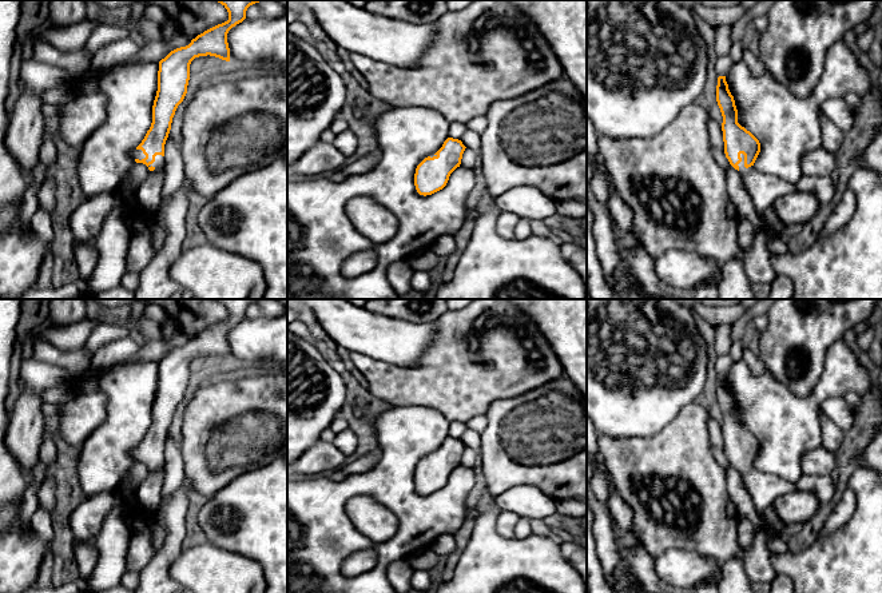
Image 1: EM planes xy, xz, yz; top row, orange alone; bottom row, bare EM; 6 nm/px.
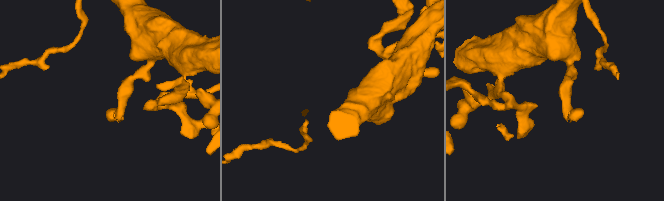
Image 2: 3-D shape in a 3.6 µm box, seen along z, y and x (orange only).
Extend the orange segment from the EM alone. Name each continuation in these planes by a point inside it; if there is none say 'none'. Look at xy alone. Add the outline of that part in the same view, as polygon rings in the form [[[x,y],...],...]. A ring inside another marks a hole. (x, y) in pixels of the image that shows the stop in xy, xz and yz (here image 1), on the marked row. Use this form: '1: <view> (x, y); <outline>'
1: xy (159, 162); [[[156,155],[155,162],[152,164],[150,164],[148,167],[152,166],[155,170],[158,170],[158,168],[163,167],[164,164],[166,164],[164,156]]]

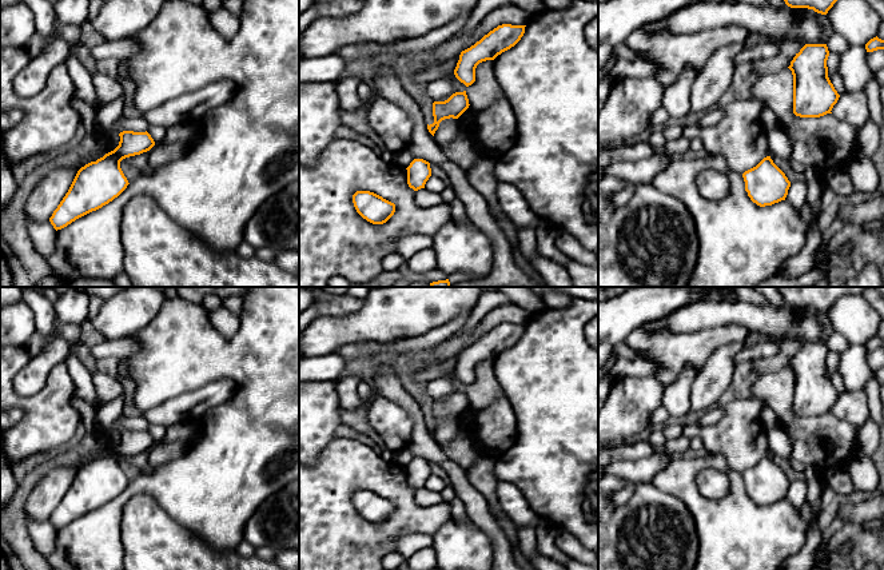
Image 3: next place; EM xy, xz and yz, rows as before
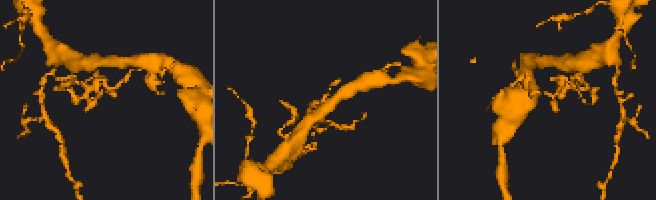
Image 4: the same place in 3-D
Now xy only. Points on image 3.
none

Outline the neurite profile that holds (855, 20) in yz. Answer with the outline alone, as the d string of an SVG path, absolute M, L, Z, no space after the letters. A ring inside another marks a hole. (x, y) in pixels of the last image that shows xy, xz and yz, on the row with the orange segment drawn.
M837 0L827 13L835 33L841 35L849 45L863 45L877 36L883 21L867 0Z

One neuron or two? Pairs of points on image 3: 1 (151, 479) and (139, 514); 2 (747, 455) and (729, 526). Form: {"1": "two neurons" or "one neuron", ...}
{"1": "two neurons", "2": "two neurons"}

